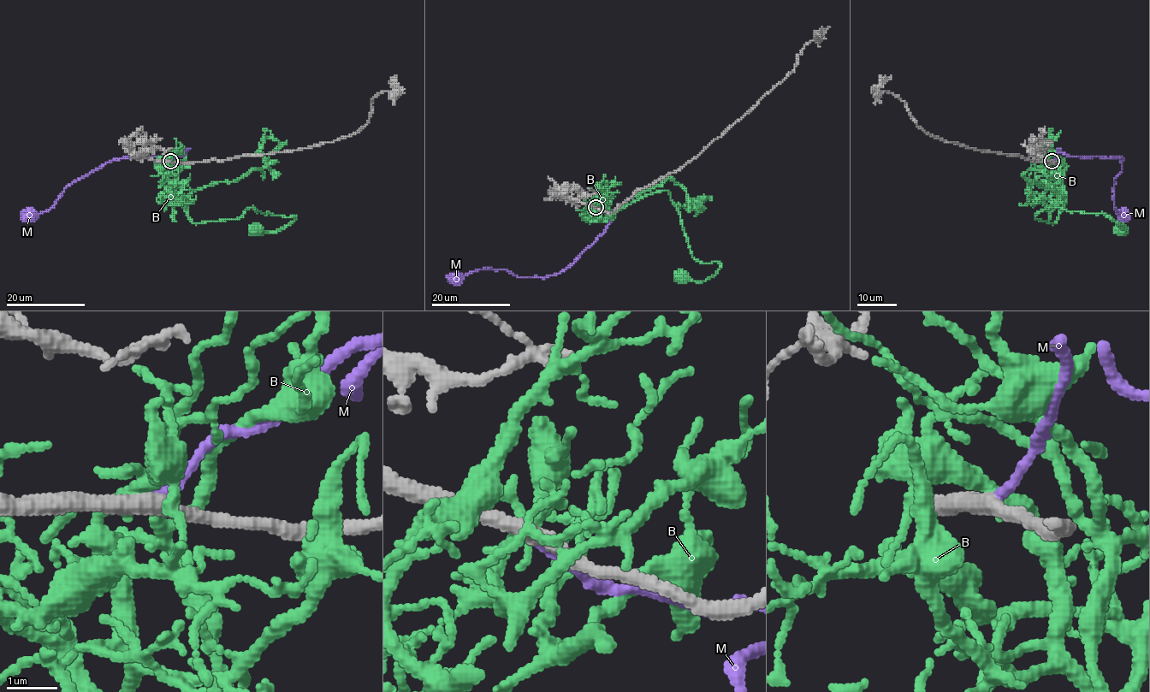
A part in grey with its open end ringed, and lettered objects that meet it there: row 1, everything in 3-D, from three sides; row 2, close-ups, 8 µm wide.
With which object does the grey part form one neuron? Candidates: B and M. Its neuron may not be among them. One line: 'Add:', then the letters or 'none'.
Add: M

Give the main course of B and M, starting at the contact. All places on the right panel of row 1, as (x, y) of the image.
B: (1051, 161), (1063, 194), (1059, 215), (1053, 223), (1035, 218), (1057, 207), (1103, 213), (1126, 231), (1119, 229)
M: (1052, 162), (1059, 149), (1076, 156), (1121, 158), (1121, 171), (1114, 178), (1113, 198), (1114, 208), (1122, 215)

